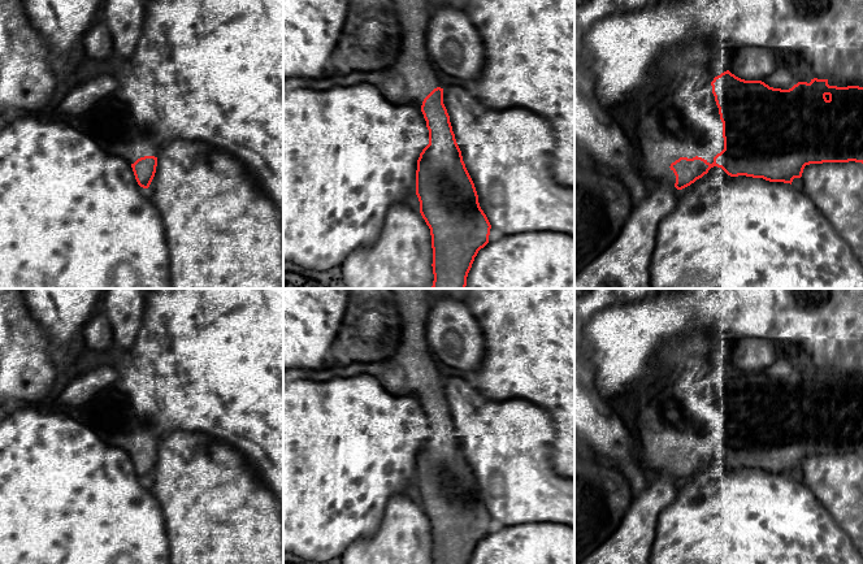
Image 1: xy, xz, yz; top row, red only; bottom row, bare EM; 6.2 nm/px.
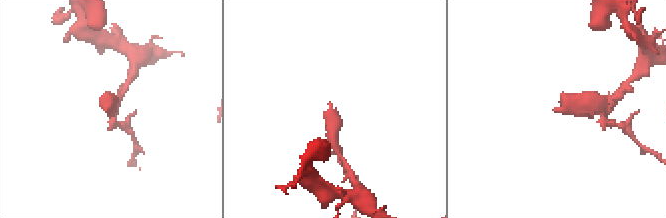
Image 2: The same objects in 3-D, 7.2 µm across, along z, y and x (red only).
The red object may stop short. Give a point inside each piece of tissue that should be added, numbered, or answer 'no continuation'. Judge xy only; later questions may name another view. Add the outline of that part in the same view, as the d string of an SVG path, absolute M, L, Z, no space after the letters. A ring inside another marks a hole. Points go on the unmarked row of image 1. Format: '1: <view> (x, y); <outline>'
1: xy (138, 434); M136 418L135 421L130 421L130 424L113 439L129 455L134 455L138 450L144 447L157 448L161 434L153 425L147 424L144 420Z

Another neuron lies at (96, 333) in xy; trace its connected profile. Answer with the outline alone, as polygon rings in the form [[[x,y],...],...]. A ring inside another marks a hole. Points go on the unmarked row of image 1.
[[[101,309],[96,311],[84,327],[81,330],[84,344],[103,355],[112,355],[114,351],[113,333],[107,316]]]

